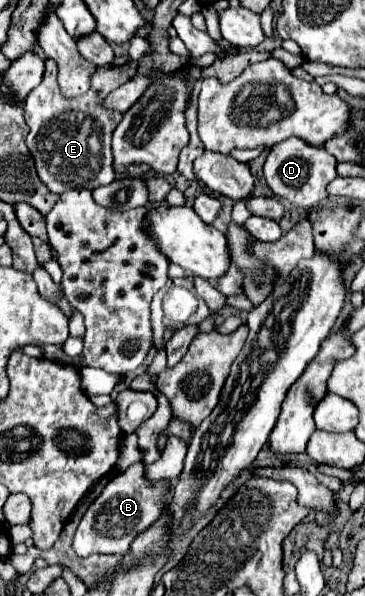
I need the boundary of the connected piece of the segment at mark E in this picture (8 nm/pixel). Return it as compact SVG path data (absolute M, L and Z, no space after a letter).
M119 56L93 74L93 84L87 94L65 98L57 82L57 64L47 58L43 82L35 90L31 90L23 104L23 110L25 122L31 128L31 132L27 134L27 148L35 160L39 180L51 192L61 194L63 190L79 186L95 190L115 180L115 168L111 162L111 134L119 124L121 114L101 108L101 100L115 88L129 82L135 72L137 62L133 62L129 56Z

